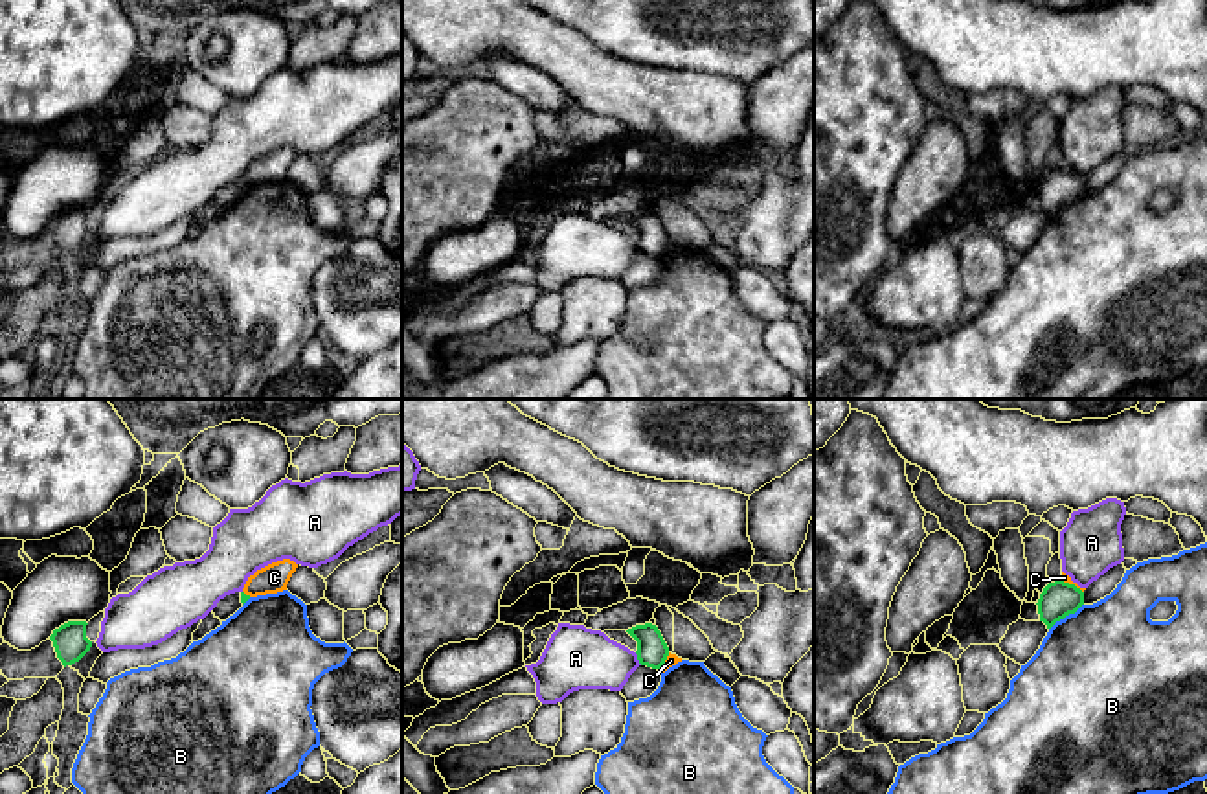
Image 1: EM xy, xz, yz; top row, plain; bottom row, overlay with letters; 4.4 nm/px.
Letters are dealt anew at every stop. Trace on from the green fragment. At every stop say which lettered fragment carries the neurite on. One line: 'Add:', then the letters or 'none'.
Add: none

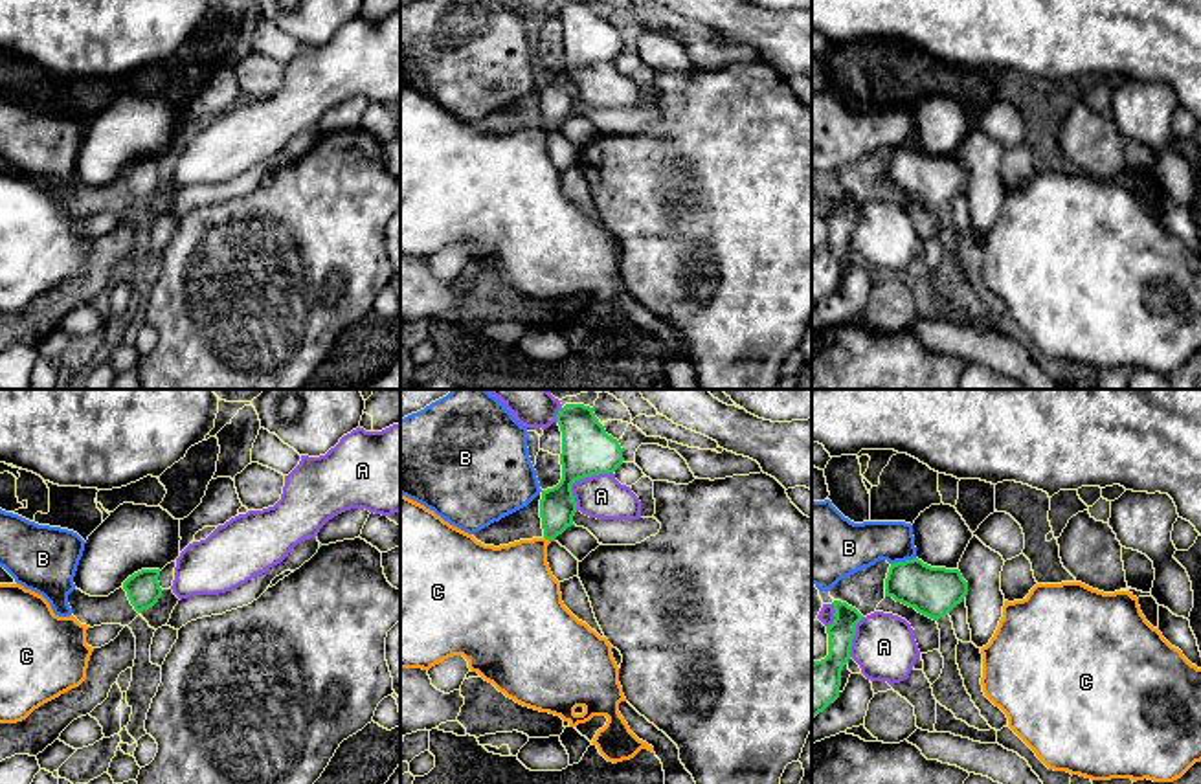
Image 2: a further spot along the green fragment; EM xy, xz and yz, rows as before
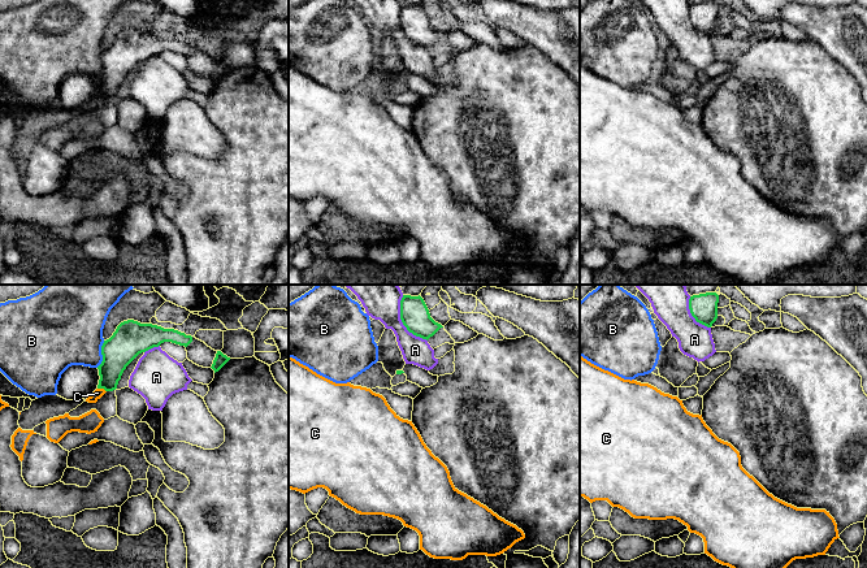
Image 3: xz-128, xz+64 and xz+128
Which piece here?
Add: C

